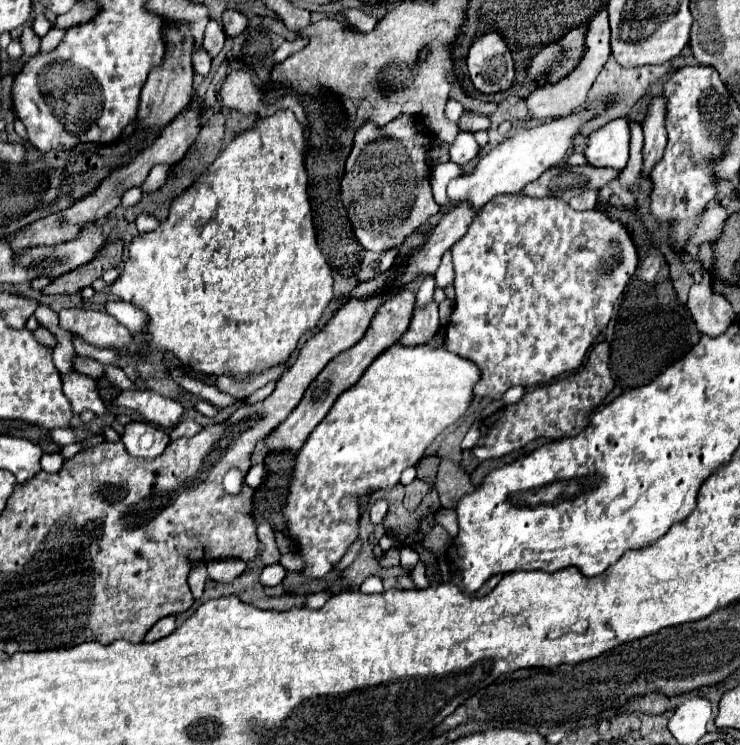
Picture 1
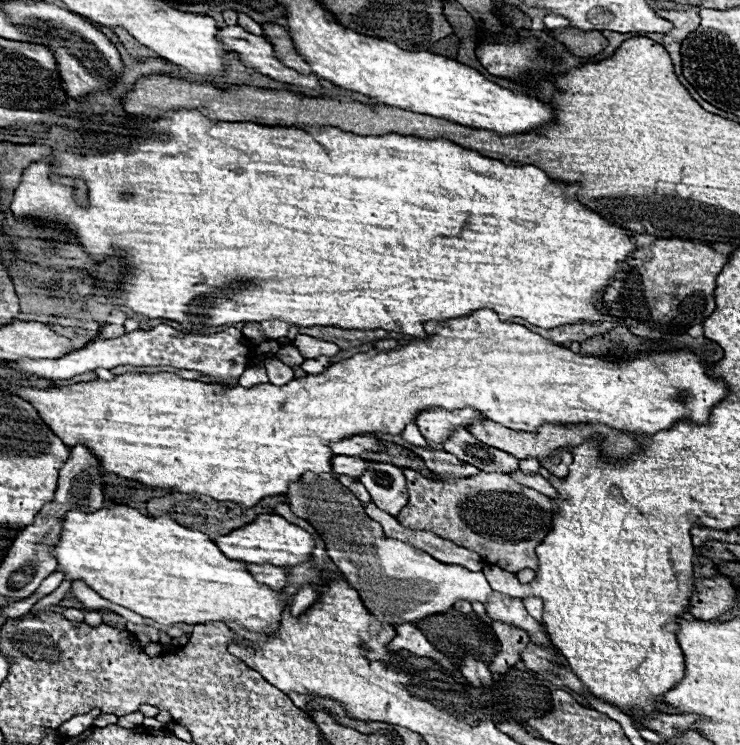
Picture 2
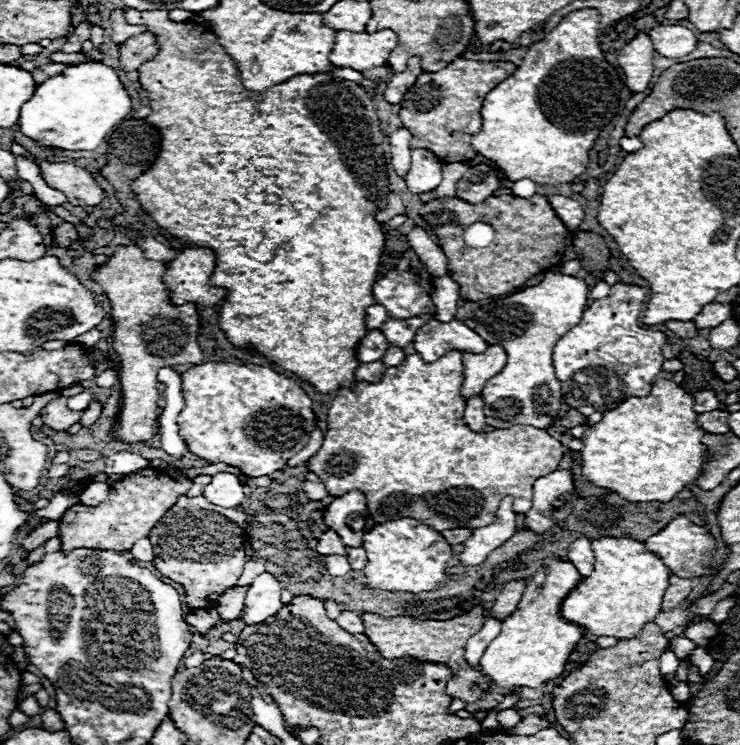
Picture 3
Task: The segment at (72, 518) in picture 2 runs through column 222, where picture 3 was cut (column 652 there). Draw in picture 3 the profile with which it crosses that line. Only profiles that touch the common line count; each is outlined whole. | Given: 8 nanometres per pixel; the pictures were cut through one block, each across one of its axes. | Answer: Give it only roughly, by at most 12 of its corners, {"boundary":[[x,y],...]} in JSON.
{"boundary":[[630,538],[594,540],[564,620],[636,638],[670,570]]}

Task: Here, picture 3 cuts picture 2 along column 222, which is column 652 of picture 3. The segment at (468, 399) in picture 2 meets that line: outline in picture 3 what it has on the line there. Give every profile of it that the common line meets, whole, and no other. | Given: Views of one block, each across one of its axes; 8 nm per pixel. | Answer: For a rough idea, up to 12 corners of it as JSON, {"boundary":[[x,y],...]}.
{"boundary":[[658,380],[590,426],[582,476],[628,502],[698,478],[694,398]]}

